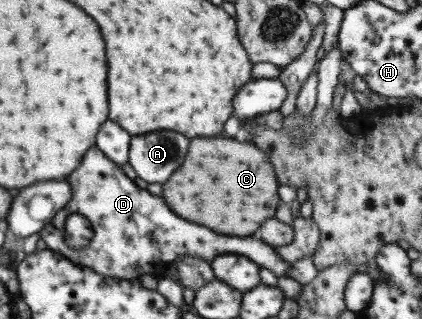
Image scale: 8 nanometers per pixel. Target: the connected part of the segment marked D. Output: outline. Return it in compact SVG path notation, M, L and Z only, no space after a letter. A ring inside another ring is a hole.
M96 146L86 152L80 166L66 181L70 184L72 197L68 205L58 211L39 232L41 239L46 242L48 249L64 255L76 265L86 265L104 277L132 280L140 279L143 274L152 274L160 278L165 268L180 257L197 257L212 262L218 256L228 254L242 254L277 277L289 276L291 264L282 260L274 248L257 235L220 236L210 228L186 222L172 212L162 197L139 188L126 176L120 165L104 156ZM71 214L81 214L91 222L94 234L89 246L74 250L65 243L65 222Z

